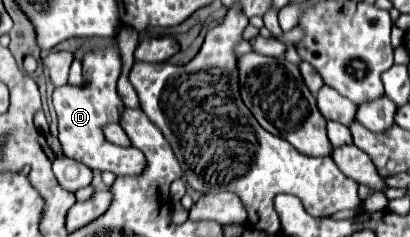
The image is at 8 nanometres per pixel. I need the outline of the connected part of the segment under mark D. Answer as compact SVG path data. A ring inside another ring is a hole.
M113 38L113 44L97 48L97 50L89 50L85 54L85 58L83 58L83 78L85 78L85 82L81 86L55 88L53 106L55 106L57 118L59 118L59 142L63 146L63 154L65 156L87 164L91 170L99 170L99 172L109 170L109 172L113 172L117 176L137 176L137 172L145 170L145 156L141 154L141 150L115 146L109 140L105 140L105 134L103 134L105 124L121 122L121 116L125 112L123 98L117 92L117 80L121 76L121 70L123 70L123 58L121 58L121 50L119 50L119 42L117 42L117 38Z

